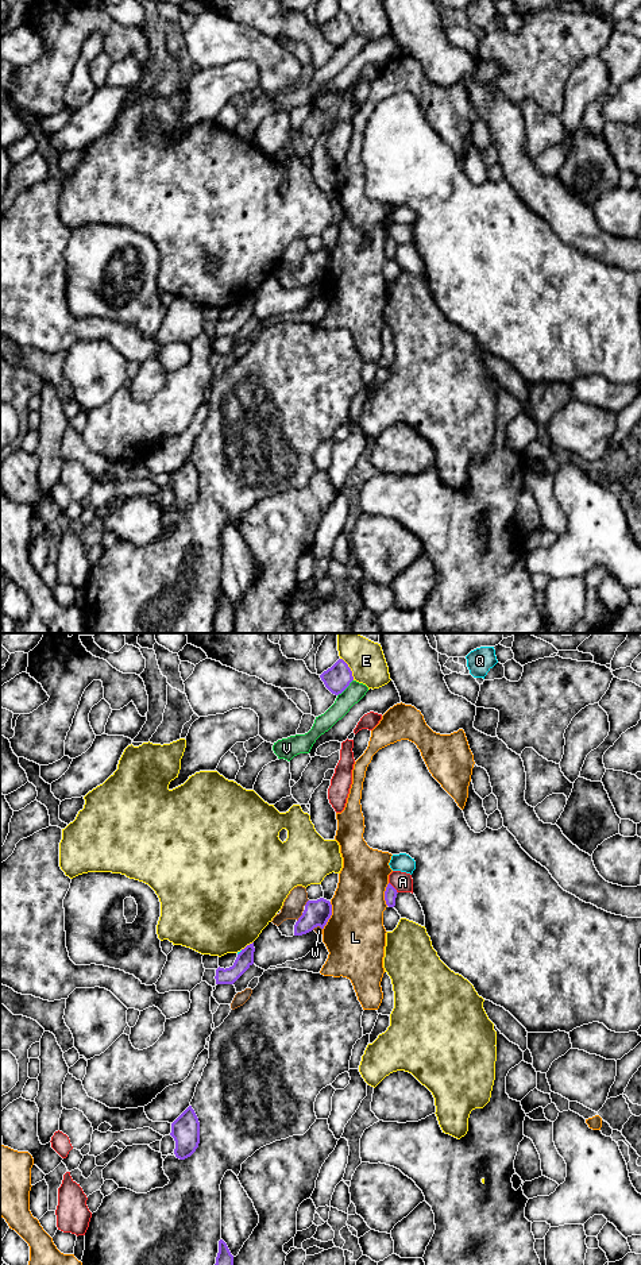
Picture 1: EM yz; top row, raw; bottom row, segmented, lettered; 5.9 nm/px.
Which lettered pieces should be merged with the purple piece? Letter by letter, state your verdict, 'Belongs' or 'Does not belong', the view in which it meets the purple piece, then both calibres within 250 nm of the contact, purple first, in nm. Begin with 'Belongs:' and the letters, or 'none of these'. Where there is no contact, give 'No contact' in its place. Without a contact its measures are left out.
Belongs: none of these
A: Does not belong. Touches purple in yz. Thickness 80 nm (purple) against 120 nm
E: Does not belong. Touches purple in yz. Thickness 160 nm (purple) against 220 nm
L: Does not belong. Touches purple in yz. Thickness 150 nm (purple) against 360 nm
Q: Does not belong. Touches purple in yz. Thickness 100 nm (purple) against 20 nm
V: Does not belong. Touches purple in yz. Thickness 160 nm (purple) against 110 nm
W: Does not belong. Touches purple in yz. Thickness 150 nm (purple) against 130 nm

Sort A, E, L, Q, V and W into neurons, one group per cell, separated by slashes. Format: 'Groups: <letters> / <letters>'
Groups: A / E / L / Q / V / W

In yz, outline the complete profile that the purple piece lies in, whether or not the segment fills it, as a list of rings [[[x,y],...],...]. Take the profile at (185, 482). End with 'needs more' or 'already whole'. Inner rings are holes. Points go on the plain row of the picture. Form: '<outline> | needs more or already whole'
[[[192,458],[171,475],[170,487],[175,493],[177,510],[185,512],[196,504],[200,495],[200,474]]] | already whole

